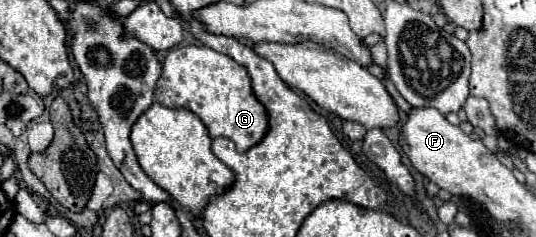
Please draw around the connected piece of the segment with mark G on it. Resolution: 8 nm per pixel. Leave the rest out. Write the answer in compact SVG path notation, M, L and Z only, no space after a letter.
M189 45L171 49L165 57L155 97L169 109L193 111L205 123L213 139L233 139L237 151L247 151L261 143L269 131L269 113L255 97L247 69L233 61L229 55L217 53L209 47Z

